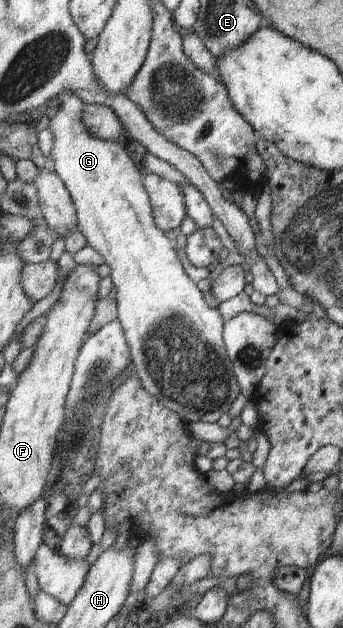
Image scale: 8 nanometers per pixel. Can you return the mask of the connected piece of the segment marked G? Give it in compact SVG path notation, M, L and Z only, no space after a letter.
M63 90L45 102L44 114L54 137L49 158L53 171L65 184L75 206L76 230L85 236L88 245L102 255L111 268L110 278L117 291L118 320L130 347L132 371L141 379L147 393L156 397L167 409L178 413L185 422L204 421L215 427L219 417L231 409L231 404L240 394L223 339L225 321L218 308L207 305L203 293L185 273L173 242L155 223L138 167L121 144L93 137L84 128L84 107L84 101L69 90Z

